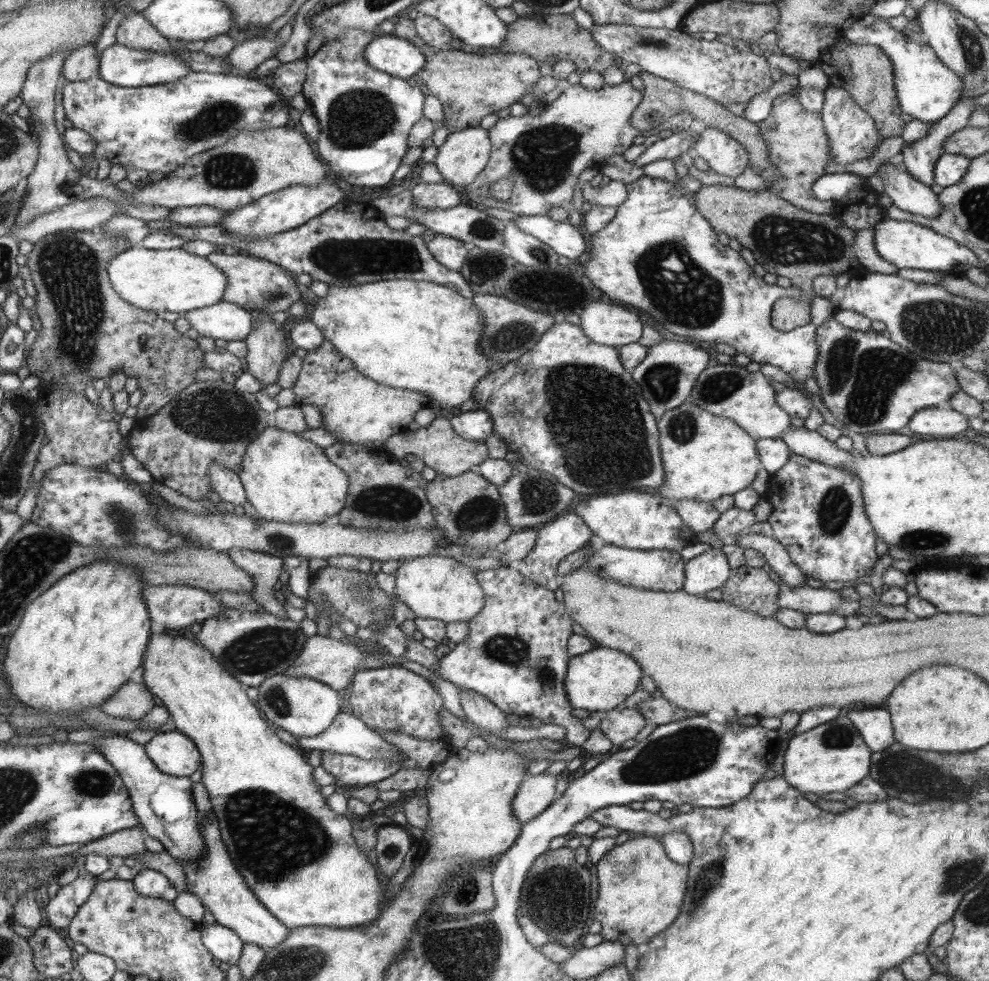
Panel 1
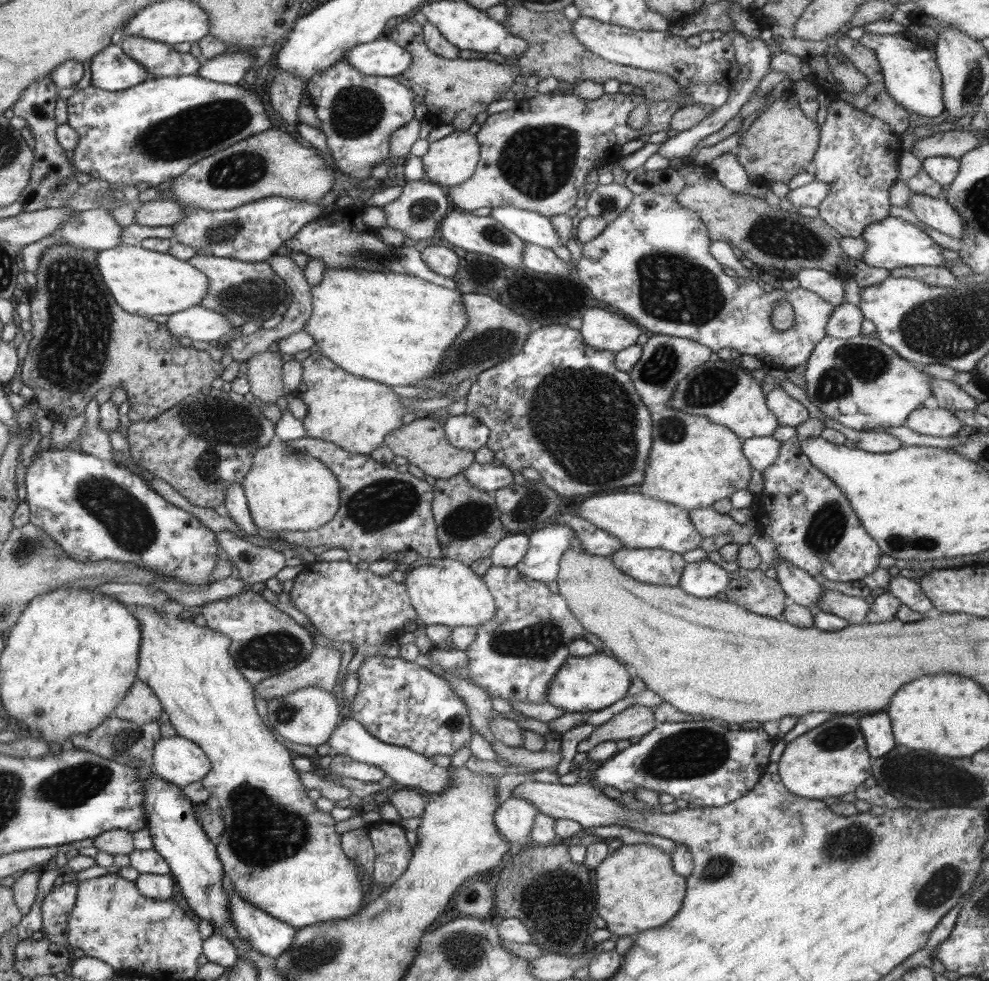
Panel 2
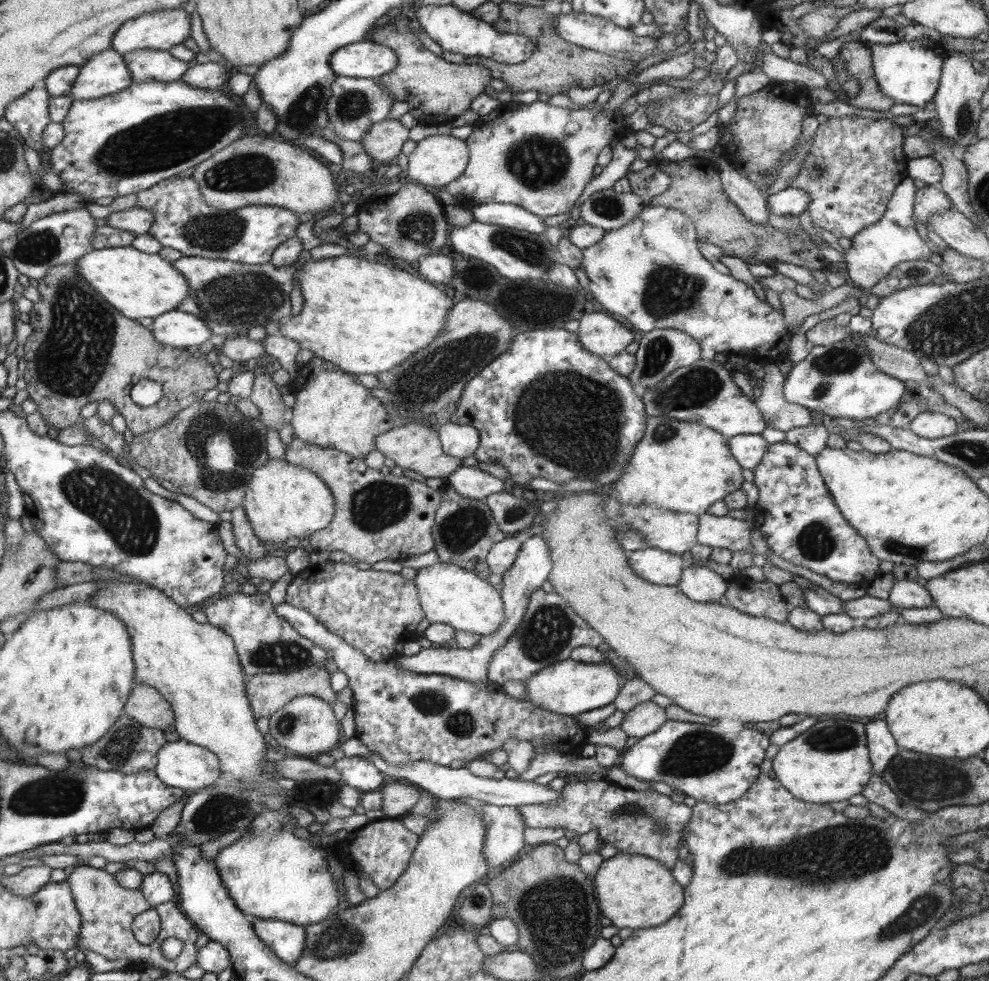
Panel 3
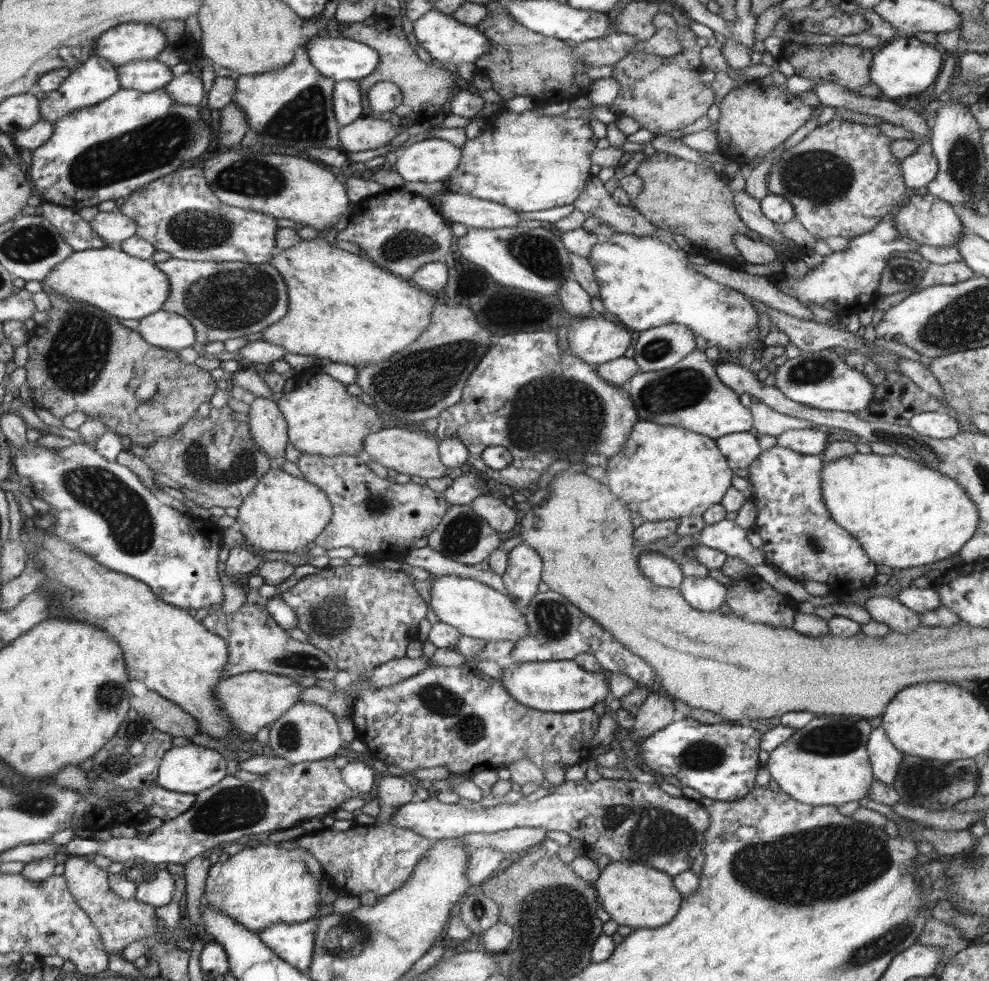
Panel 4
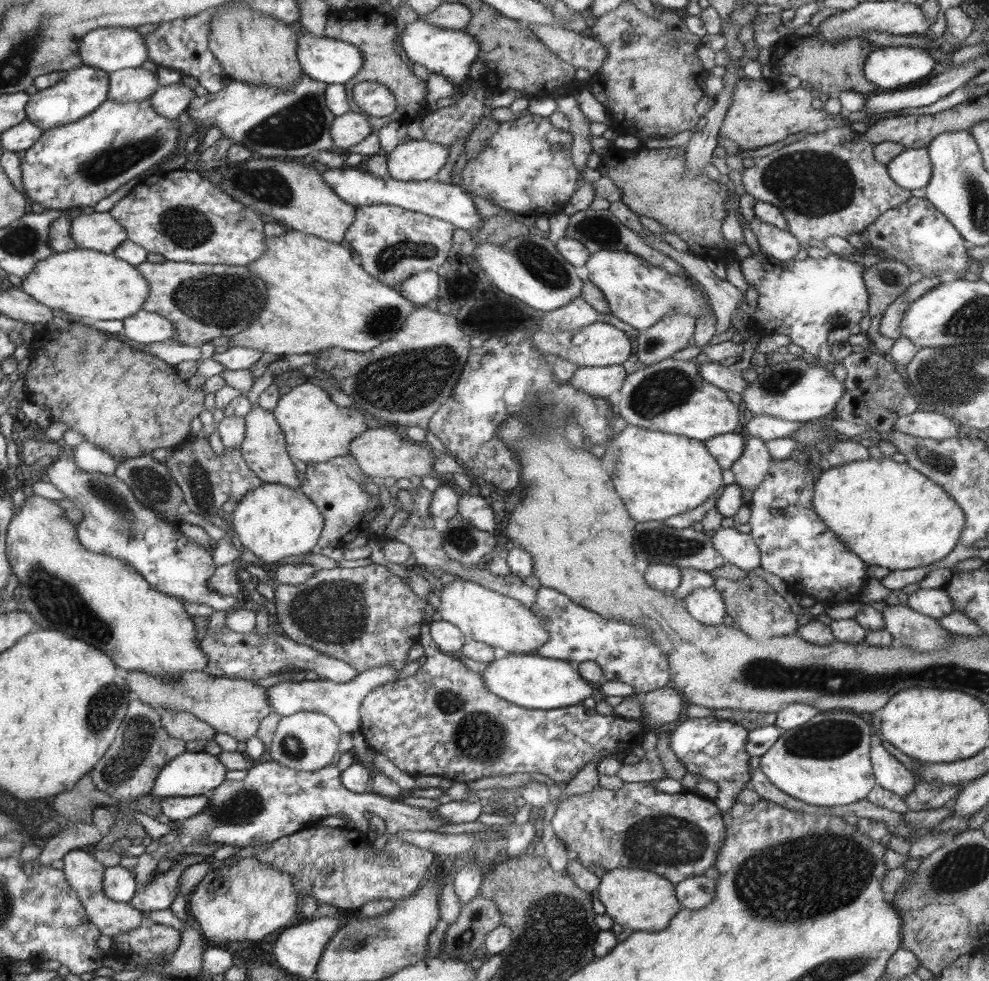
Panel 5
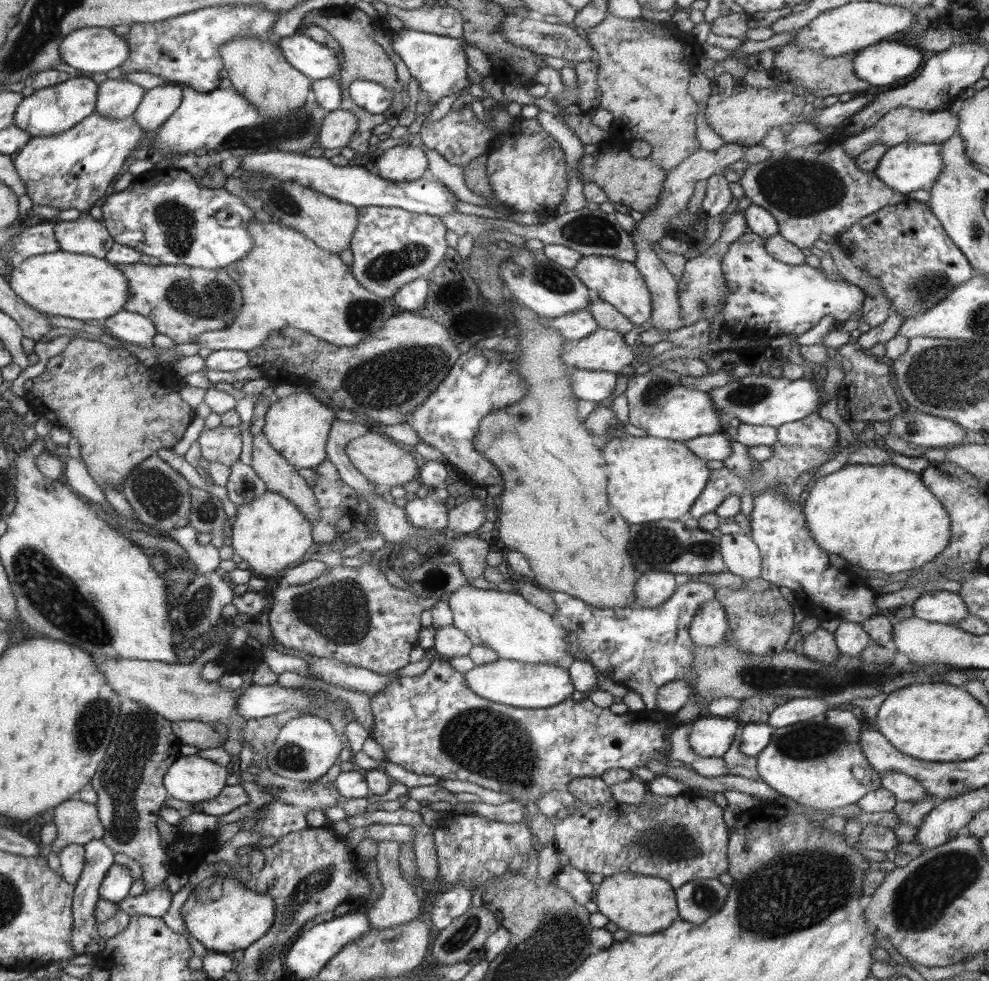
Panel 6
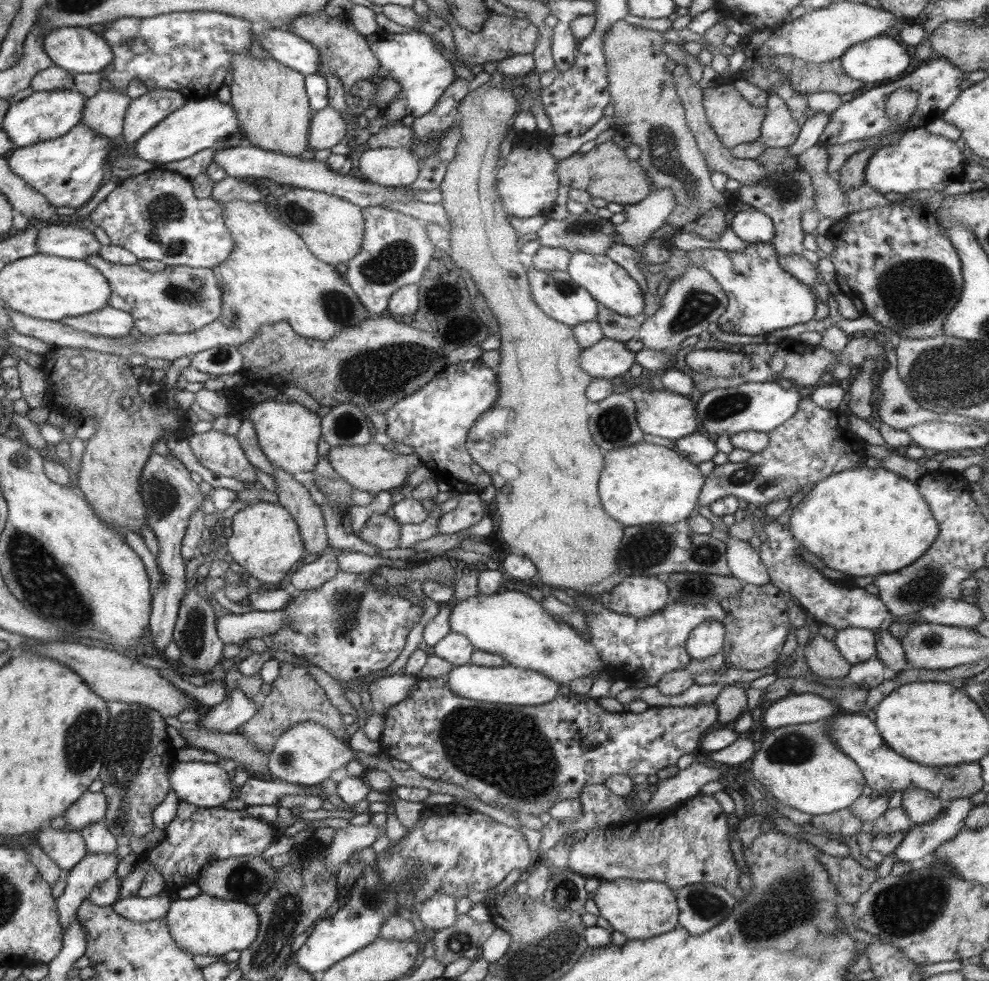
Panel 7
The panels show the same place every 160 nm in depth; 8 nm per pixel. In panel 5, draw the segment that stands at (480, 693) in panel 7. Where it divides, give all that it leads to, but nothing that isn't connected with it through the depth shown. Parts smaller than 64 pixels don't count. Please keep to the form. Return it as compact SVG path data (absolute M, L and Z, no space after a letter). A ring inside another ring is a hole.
M499 654L482 672L490 693L517 706L535 710L554 710L581 704L594 692L594 684L586 682L574 664L536 655Z

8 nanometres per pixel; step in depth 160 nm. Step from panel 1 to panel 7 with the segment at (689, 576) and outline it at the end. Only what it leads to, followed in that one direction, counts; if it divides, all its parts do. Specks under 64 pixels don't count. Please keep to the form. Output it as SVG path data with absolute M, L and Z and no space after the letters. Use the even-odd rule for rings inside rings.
M717 620L703 622L691 630L685 647L694 660L704 660L716 656L725 645L725 626Z

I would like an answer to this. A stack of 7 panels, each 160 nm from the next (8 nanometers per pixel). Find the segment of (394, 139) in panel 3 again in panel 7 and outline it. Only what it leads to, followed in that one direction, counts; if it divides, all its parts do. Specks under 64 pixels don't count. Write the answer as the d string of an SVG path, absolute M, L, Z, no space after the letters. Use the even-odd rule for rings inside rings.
M330 106L315 111L313 122L310 125L309 143L315 150L332 148L338 142L345 140L347 131L343 116Z

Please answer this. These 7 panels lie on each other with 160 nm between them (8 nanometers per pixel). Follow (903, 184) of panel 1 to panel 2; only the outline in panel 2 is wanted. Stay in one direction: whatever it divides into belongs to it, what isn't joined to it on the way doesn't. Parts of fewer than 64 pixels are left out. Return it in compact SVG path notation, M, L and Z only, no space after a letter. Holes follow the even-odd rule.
M911 192L911 194L910 205L907 208L912 210L930 230L954 239L964 237L964 222L958 211L946 199L917 192Z

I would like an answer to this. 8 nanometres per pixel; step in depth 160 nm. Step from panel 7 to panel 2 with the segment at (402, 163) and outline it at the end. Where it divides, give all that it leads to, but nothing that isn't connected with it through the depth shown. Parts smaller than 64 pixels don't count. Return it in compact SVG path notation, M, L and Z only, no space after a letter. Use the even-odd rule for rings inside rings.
M455 130L431 142L421 158L425 180L444 188L461 185L476 172L481 158L481 143L469 131Z

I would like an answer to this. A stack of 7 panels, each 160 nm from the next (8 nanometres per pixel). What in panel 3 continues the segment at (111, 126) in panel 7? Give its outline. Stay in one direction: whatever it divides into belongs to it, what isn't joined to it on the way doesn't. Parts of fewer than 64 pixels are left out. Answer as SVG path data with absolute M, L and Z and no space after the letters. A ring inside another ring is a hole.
M136 50L124 56L133 82L172 82L189 70L187 63L176 59L168 50Z

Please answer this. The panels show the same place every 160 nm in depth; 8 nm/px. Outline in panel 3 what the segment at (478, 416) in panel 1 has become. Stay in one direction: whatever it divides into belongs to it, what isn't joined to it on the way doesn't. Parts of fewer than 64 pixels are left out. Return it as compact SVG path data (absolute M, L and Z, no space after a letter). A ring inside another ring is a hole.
M453 422L440 425L443 449L454 458L468 458L475 453L479 445L479 434L473 426L454 424Z

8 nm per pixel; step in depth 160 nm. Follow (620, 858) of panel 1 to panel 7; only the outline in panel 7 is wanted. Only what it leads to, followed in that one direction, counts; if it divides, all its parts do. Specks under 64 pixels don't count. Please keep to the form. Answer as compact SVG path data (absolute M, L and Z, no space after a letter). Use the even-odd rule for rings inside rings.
M630 878L602 881L591 899L599 908L599 916L605 918L614 931L627 936L627 940L646 940L676 930L679 926L679 906L675 891L663 882Z

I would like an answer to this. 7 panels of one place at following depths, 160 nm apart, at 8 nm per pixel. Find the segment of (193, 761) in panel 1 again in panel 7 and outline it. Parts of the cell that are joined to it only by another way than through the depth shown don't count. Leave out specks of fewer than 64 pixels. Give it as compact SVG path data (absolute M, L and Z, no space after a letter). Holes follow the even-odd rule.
M180 761L170 774L170 782L179 800L194 806L219 807L232 796L228 772L214 763Z

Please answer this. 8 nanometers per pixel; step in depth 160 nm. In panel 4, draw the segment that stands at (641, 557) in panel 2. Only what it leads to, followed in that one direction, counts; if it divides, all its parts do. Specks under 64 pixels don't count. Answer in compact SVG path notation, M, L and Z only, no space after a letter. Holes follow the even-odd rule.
M638 552L637 563L641 573L656 586L678 589L685 579L680 564L657 552Z

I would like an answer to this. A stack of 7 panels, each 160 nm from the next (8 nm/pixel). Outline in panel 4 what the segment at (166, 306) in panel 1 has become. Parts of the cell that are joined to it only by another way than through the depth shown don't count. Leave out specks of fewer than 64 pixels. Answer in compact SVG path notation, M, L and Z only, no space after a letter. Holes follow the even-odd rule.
M100 248L74 252L70 258L51 268L42 281L43 292L86 303L126 320L140 320L158 312L169 300L173 284L151 259L134 258L120 248Z

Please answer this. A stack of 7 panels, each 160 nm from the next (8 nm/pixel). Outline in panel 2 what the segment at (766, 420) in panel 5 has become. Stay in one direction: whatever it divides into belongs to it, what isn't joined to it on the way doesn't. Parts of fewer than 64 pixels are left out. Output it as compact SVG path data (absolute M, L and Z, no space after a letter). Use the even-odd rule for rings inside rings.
M771 387L765 397L767 407L775 412L779 425L795 427L809 419L806 407L788 395L782 387Z

